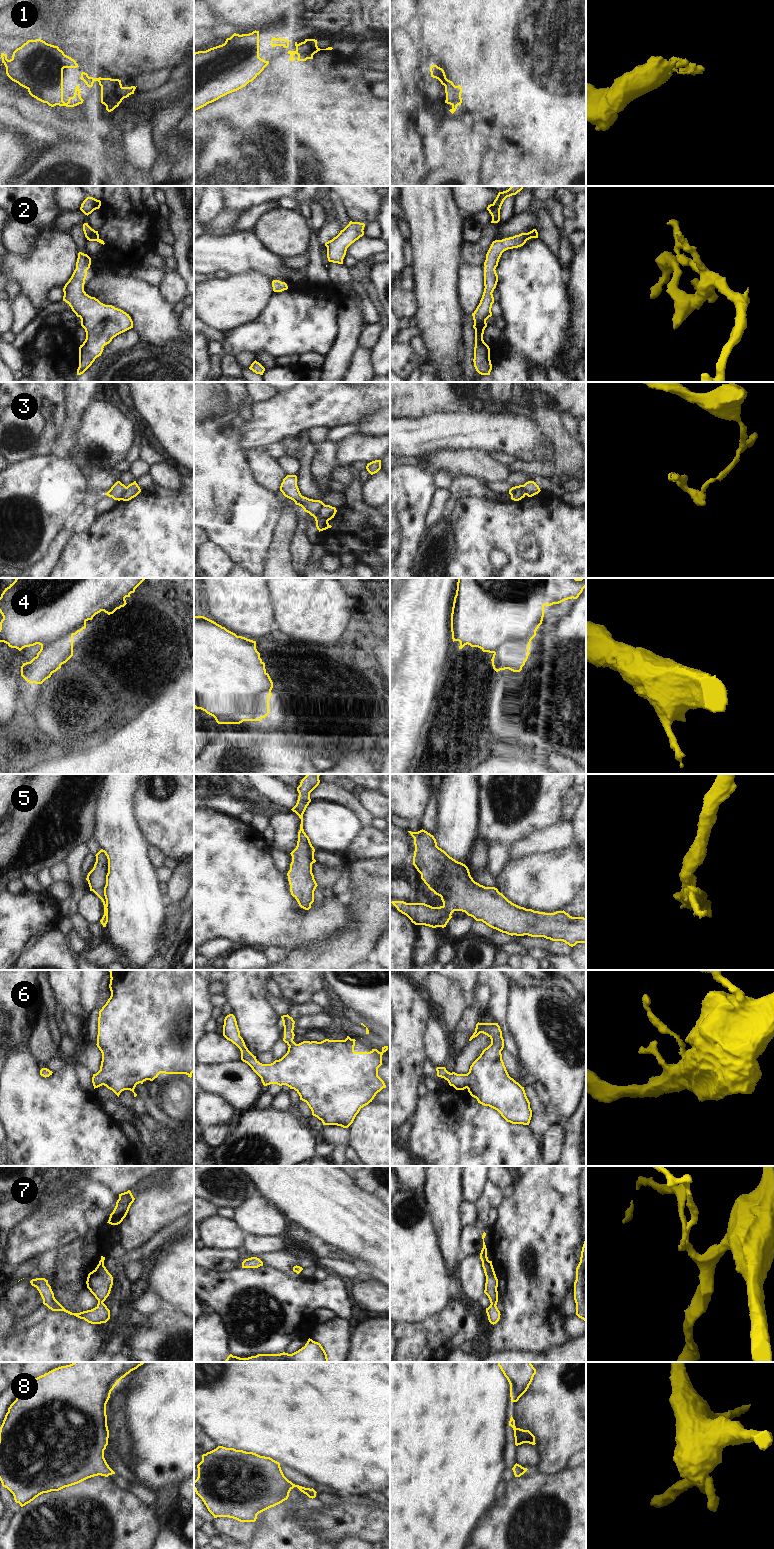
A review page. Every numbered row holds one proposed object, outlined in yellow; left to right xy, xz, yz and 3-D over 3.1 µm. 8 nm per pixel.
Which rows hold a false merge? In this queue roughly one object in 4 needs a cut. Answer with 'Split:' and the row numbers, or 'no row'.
Split: 3, 4

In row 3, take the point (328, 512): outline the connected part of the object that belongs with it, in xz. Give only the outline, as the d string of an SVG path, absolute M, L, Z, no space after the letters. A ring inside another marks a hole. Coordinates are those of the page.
M323 505L319 510L319 516L323 519L327 519L328 521L334 518L337 510L335 507L330 505Z

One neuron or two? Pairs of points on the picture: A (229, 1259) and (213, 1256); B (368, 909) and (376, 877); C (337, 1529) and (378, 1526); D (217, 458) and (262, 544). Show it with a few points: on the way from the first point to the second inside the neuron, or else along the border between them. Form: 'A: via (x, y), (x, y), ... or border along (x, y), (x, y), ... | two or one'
A: via (225, 1259), (217, 1259) | one
B: via (376, 901), (376, 885) | one
C: via (347, 1526), (368, 1526) | one
D: via (217, 479), (217, 490), (242, 516), (244, 523) | one

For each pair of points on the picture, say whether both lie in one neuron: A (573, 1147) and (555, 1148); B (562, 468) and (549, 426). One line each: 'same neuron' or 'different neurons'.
A: different neurons
B: same neuron

